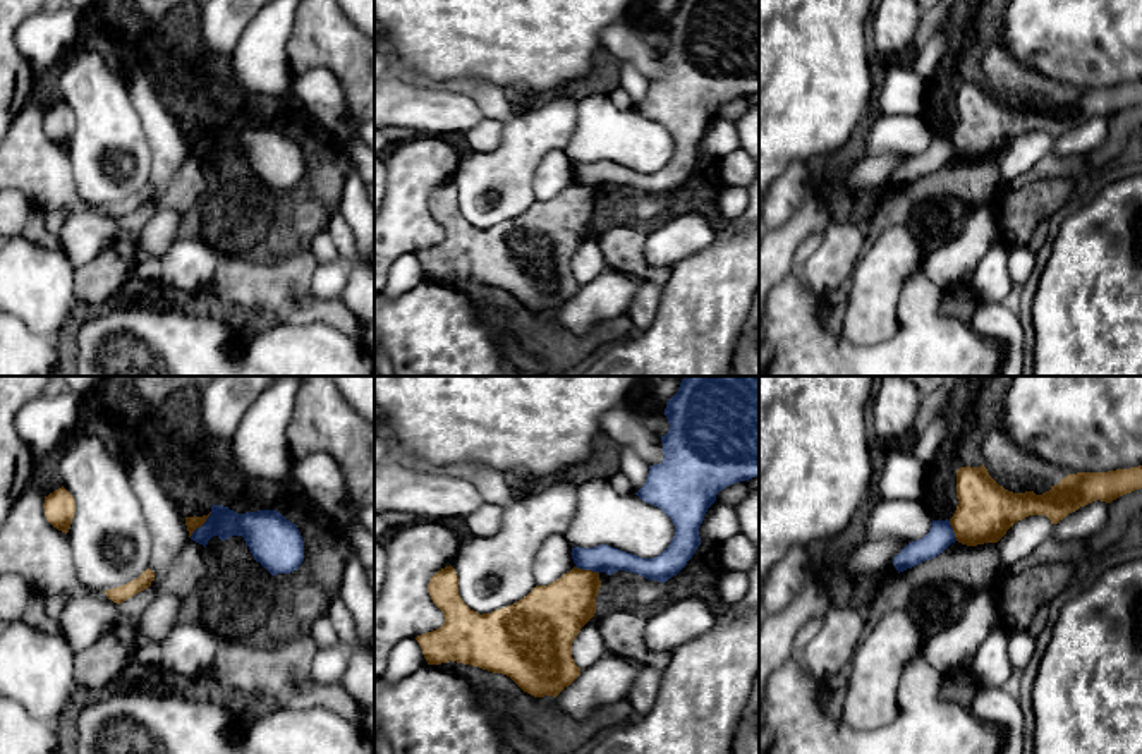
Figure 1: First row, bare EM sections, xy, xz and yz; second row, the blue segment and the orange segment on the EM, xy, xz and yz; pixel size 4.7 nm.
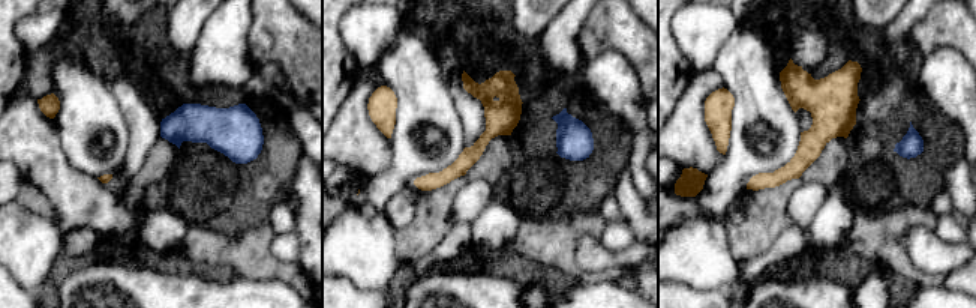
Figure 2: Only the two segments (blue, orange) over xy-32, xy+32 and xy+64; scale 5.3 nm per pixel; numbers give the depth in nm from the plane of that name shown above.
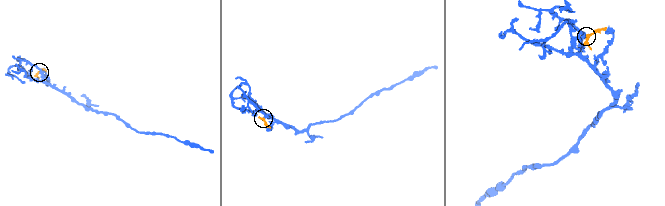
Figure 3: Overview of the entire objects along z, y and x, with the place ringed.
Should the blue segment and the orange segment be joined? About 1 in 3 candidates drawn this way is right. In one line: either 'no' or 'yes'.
no

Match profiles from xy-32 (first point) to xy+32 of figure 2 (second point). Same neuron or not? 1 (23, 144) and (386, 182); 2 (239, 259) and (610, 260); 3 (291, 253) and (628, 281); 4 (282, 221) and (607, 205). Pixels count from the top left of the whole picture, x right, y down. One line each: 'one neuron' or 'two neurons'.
1: two neurons
2: two neurons
3: two neurons
4: one neuron

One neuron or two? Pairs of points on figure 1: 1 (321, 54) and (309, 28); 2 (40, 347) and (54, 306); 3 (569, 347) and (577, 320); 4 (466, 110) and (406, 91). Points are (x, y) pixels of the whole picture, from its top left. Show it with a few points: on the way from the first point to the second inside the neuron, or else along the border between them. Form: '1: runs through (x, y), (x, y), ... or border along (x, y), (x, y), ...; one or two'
1: runs through (321, 47), (321, 40), (316, 35); one
2: border along (18, 318), (35, 334), (55, 335); two
3: border along (572, 334), (579, 337); two
4: runs through (450, 110), (428, 110), (421, 107); one

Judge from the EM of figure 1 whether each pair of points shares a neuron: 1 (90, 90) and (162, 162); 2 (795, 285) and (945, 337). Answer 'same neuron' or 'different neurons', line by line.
1: different neurons
2: same neuron

